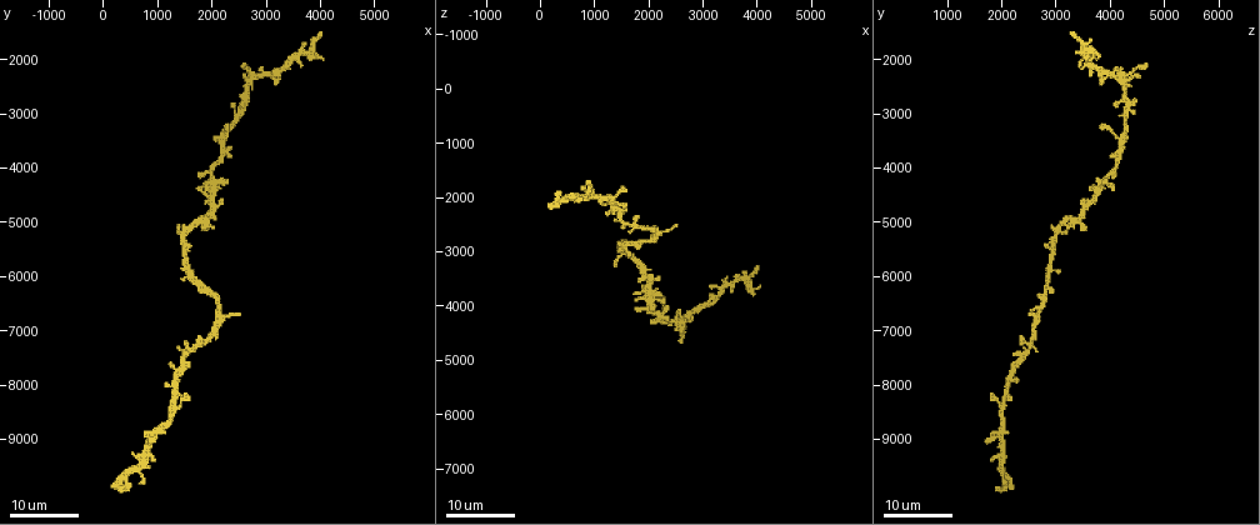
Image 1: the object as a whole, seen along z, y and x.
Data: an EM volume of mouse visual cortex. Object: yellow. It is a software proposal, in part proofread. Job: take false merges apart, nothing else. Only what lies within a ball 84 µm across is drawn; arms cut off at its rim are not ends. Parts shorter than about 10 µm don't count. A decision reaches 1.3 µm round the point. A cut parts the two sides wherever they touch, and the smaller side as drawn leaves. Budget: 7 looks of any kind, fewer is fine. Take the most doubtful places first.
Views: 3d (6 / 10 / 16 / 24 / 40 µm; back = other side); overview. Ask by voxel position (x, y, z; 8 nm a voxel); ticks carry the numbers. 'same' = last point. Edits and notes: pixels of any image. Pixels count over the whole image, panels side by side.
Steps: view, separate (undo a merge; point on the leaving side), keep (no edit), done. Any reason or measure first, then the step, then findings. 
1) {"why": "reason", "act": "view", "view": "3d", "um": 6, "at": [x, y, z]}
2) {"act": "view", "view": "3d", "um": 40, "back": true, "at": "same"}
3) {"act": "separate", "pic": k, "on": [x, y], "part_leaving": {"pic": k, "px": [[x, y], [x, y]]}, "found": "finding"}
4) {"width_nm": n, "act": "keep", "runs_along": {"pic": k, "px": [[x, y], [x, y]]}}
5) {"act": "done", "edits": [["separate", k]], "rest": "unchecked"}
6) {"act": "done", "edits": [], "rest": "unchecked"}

{"why": "a fork", "act": "view", "view": "3d", "um": 16, "at": [1400, 5300, 2950]}

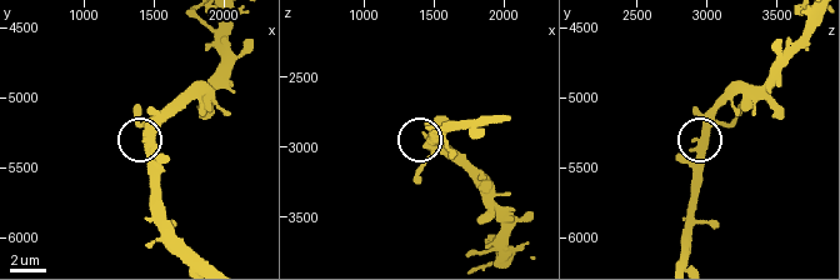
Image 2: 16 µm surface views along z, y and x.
{"act": "view", "view": "3d", "um": 6, "at": [1440, 5320, 3000]}

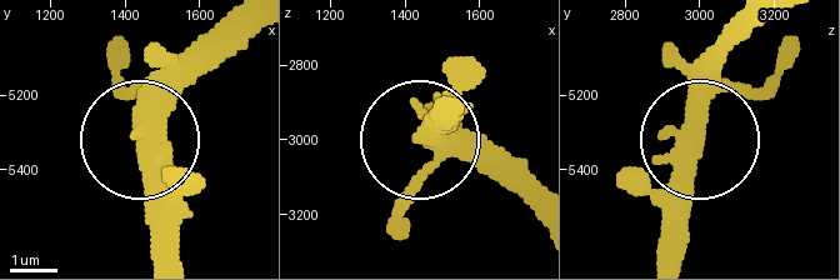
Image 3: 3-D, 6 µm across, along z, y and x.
{"act": "view", "view": "3d", "um": 6, "back": true, "at": [1450, 5310, 3000]}

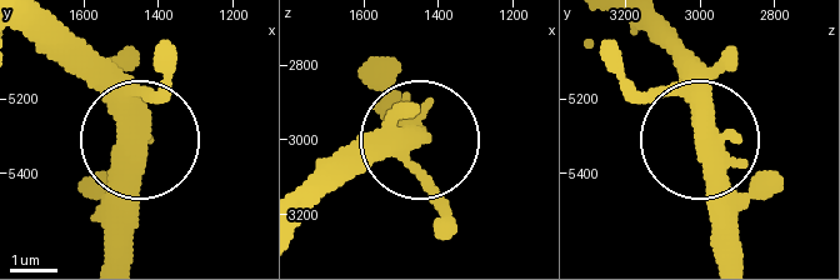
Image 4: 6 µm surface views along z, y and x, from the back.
{"arms": 3, "act": "keep", "found": "all the same cell"}

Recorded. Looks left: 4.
{"act": "view", "view": "3d", "um": 16, "at": [1350, 7950, 2150]}

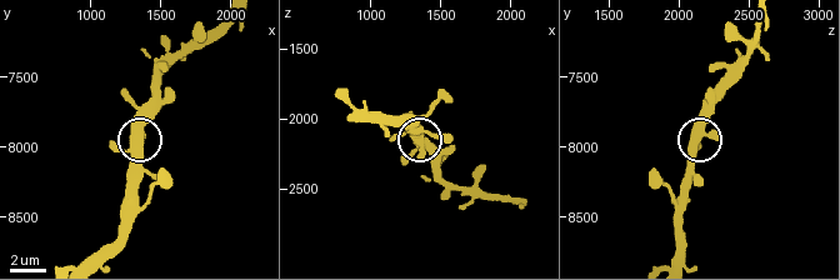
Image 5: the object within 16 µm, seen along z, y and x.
{"act": "view", "view": "3d", "um": 6, "at": [1360, 7920, 2160]}

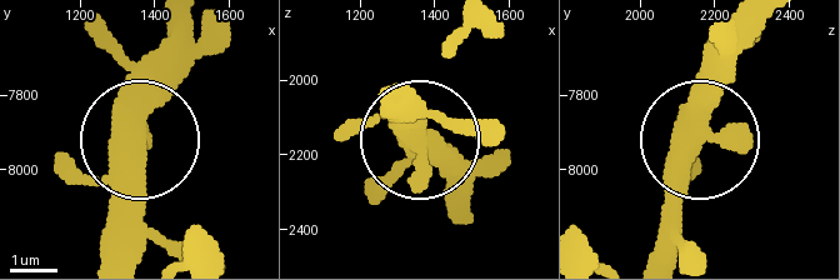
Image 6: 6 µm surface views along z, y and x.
{"act": "keep", "runs_along": {"pic": 6, "px": [[469, 206], [421, 143], [421, 103]]}, "found": "continuous, no second cell"}

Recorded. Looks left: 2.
{"why": "thick turns thin", "act": "view", "view": "3d", "um": 16, "at": [1200, 8550, 2050]}

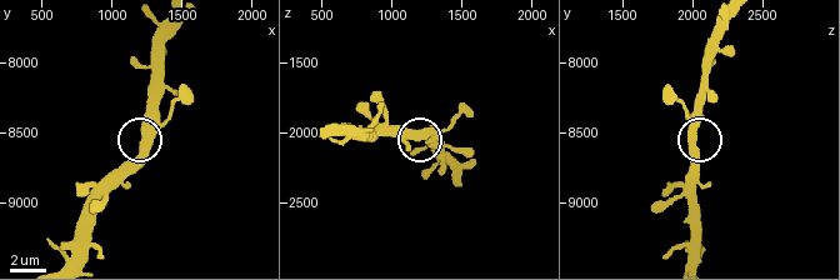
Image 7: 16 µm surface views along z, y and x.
{"why": "zoom in", "act": "view", "view": "3d", "um": 6, "at": [1220, 8580, 2020]}

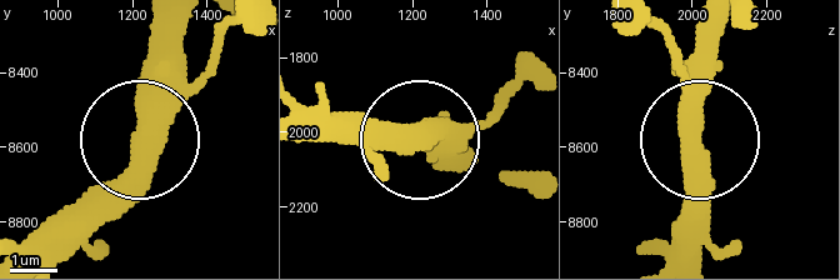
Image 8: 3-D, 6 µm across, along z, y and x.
{"act": "keep", "found": "all the same cell"}

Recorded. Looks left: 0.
{"act": "done", "edits": [], "rest": "unchecked"}

